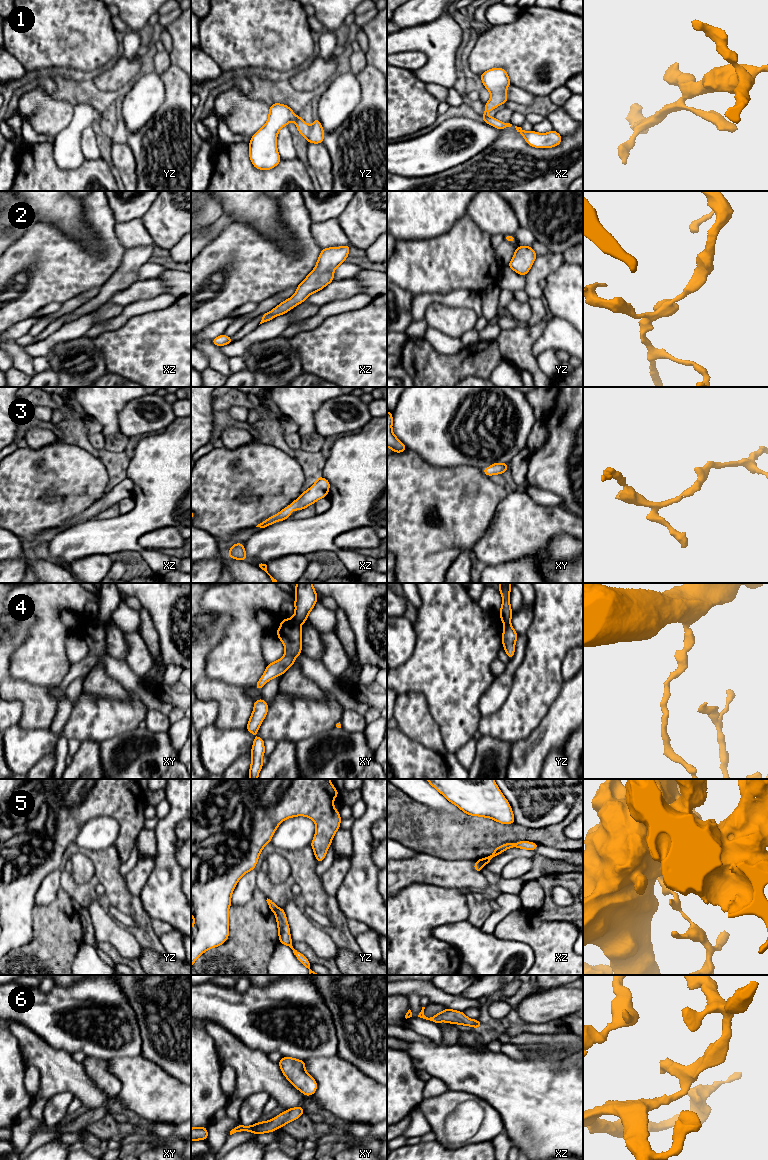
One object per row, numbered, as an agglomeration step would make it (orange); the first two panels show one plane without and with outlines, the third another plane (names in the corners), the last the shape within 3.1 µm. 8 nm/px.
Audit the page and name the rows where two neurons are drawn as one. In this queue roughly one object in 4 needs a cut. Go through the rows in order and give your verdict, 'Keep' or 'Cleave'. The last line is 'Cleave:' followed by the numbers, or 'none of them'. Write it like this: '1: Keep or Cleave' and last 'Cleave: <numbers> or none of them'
1: Keep
2: Keep
3: Keep
4: Cleave
5: Cleave
6: Keep
Cleave: 4, 5

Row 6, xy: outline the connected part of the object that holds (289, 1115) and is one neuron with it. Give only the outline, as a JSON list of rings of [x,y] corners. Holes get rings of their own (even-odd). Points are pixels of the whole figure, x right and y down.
[[[297,1106],[295,1108],[287,1109],[272,1120],[268,1120],[266,1122],[259,1121],[258,1123],[251,1126],[243,1126],[242,1124],[239,1124],[230,1131],[230,1135],[240,1131],[252,1132],[256,1135],[273,1132],[274,1130],[283,1127],[287,1123],[298,1119],[303,1114],[303,1108],[301,1106]]]

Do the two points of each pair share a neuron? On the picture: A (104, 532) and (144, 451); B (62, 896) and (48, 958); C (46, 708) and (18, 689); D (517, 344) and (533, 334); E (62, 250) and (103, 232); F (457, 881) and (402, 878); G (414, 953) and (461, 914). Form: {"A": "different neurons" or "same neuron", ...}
{"A": "same neuron", "B": "same neuron", "C": "same neuron", "D": "same neuron", "E": "same neuron", "F": "same neuron", "G": "same neuron"}

